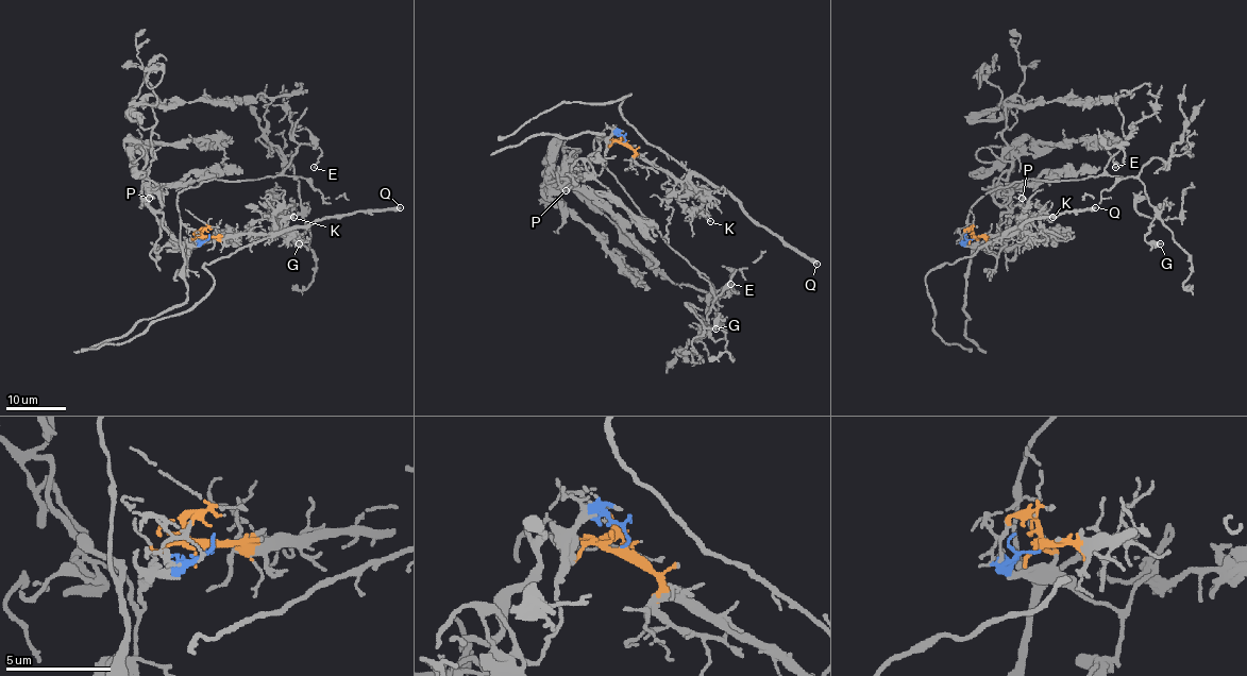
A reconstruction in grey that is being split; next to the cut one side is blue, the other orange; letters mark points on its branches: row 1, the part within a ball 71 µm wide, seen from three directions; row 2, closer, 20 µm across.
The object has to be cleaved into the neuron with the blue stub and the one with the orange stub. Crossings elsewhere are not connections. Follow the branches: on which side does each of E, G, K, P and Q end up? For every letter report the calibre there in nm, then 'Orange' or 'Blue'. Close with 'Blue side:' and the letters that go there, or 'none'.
E: Thickness 160 nm. Blue
G: Thickness 440 nm. Blue
K: Thickness 130 nm. Orange
P: Thickness 200 nm. Blue
Q: Thickness 440 nm. Orange
Blue side: E, G, P

